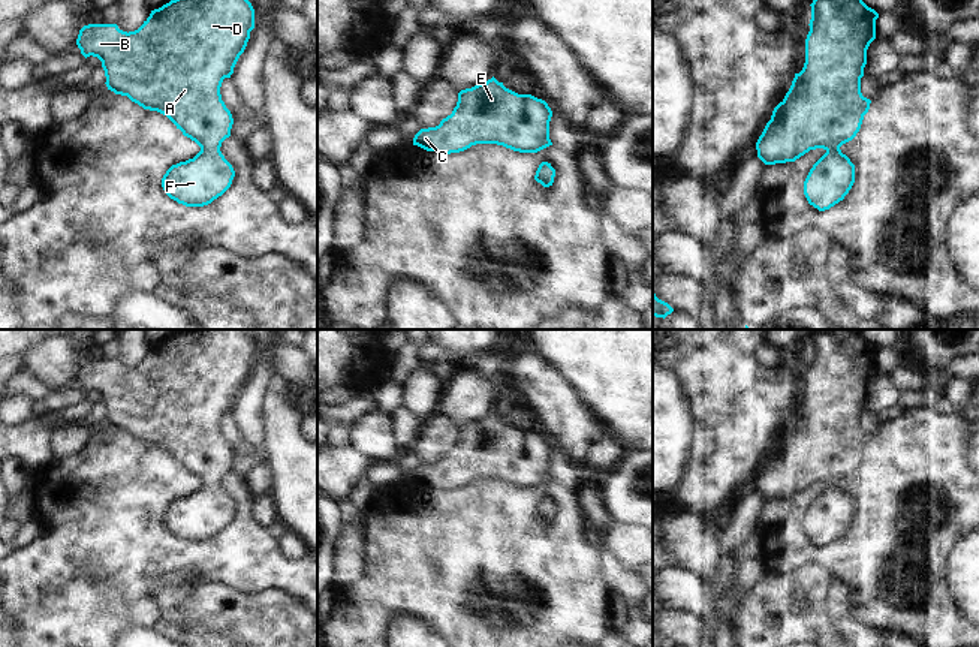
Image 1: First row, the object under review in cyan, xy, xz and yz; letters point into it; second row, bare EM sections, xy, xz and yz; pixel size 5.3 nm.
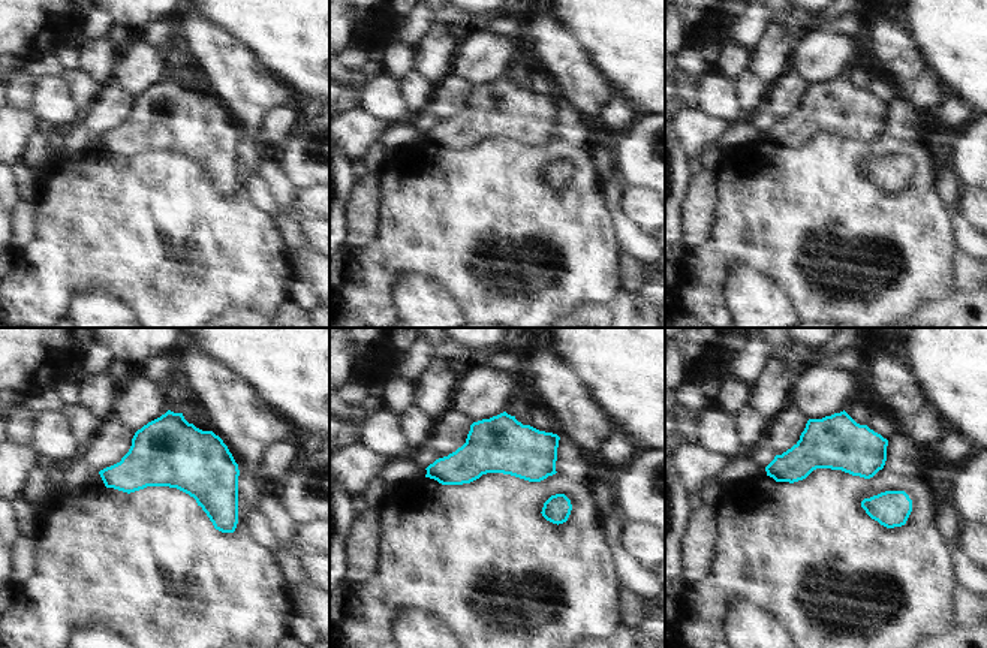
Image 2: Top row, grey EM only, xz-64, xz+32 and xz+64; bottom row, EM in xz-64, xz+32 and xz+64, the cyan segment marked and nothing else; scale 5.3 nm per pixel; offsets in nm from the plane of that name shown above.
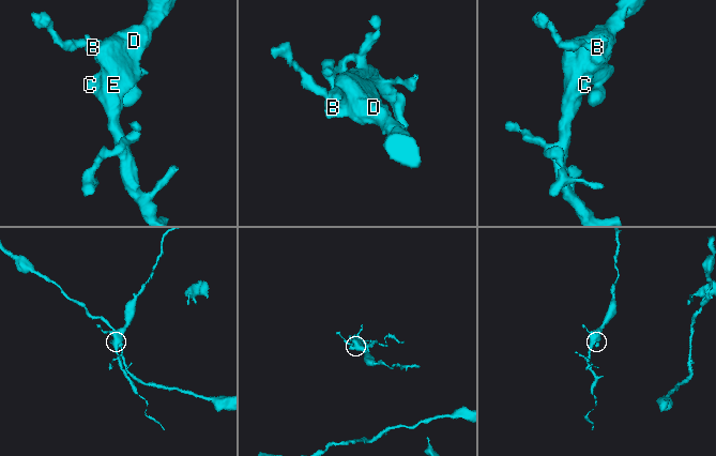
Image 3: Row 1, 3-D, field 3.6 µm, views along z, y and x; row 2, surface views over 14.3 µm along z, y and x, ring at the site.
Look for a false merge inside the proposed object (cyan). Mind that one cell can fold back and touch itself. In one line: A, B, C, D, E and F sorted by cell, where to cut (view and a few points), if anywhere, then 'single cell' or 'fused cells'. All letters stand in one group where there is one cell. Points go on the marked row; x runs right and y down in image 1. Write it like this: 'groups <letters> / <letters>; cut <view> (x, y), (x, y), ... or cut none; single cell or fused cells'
groups A B C D E F; cut none; single cell

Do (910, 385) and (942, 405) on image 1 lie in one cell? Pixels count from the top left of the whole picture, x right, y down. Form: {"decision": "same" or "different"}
{"decision": "different"}

